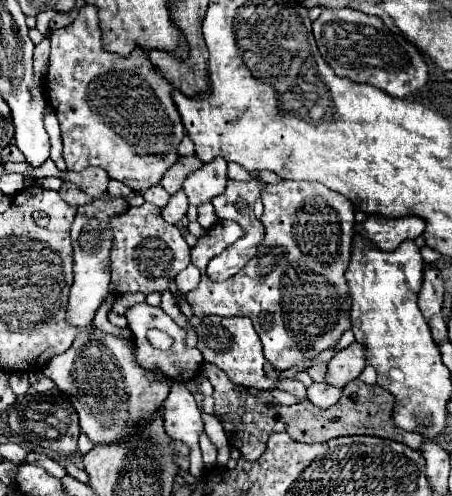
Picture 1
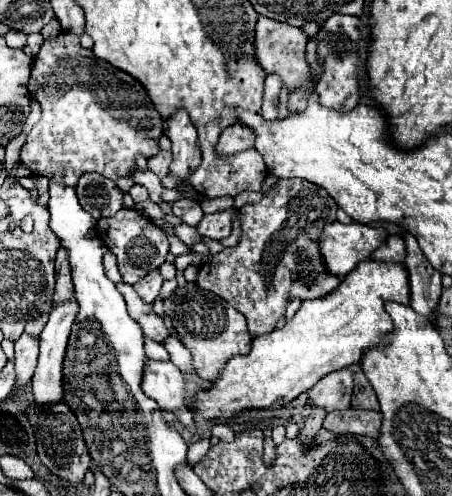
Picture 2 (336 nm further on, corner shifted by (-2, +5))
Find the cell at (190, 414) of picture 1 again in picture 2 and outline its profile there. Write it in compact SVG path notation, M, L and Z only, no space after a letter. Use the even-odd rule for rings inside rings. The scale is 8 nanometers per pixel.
M147 359L141 379L143 393L161 405L163 413L177 417L185 429L195 429L195 415L189 409L183 373L171 361Z

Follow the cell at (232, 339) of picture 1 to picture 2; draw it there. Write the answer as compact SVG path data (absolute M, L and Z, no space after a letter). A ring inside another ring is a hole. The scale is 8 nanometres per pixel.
M195 283L177 287L177 291L165 299L165 313L171 317L179 341L191 351L195 373L205 381L215 381L227 359L233 355L249 353L251 349L253 337L249 335L245 317L227 301L213 297L213 293L199 289Z

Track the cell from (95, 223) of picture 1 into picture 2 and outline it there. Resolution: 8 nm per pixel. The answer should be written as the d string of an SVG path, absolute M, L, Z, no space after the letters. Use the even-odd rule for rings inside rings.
M75 299L53 307L45 329L39 335L39 339L41 339L41 355L39 355L35 375L31 379L33 381L33 397L35 397L37 405L57 405L57 403L63 401L63 357L65 357L65 347L67 347L67 339L69 339L75 315L77 315Z

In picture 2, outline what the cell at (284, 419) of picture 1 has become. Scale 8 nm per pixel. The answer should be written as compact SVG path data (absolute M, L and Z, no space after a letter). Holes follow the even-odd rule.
M345 409L327 413L323 427L337 435L365 435L375 439L379 437L381 421L383 421L381 413L365 409Z

